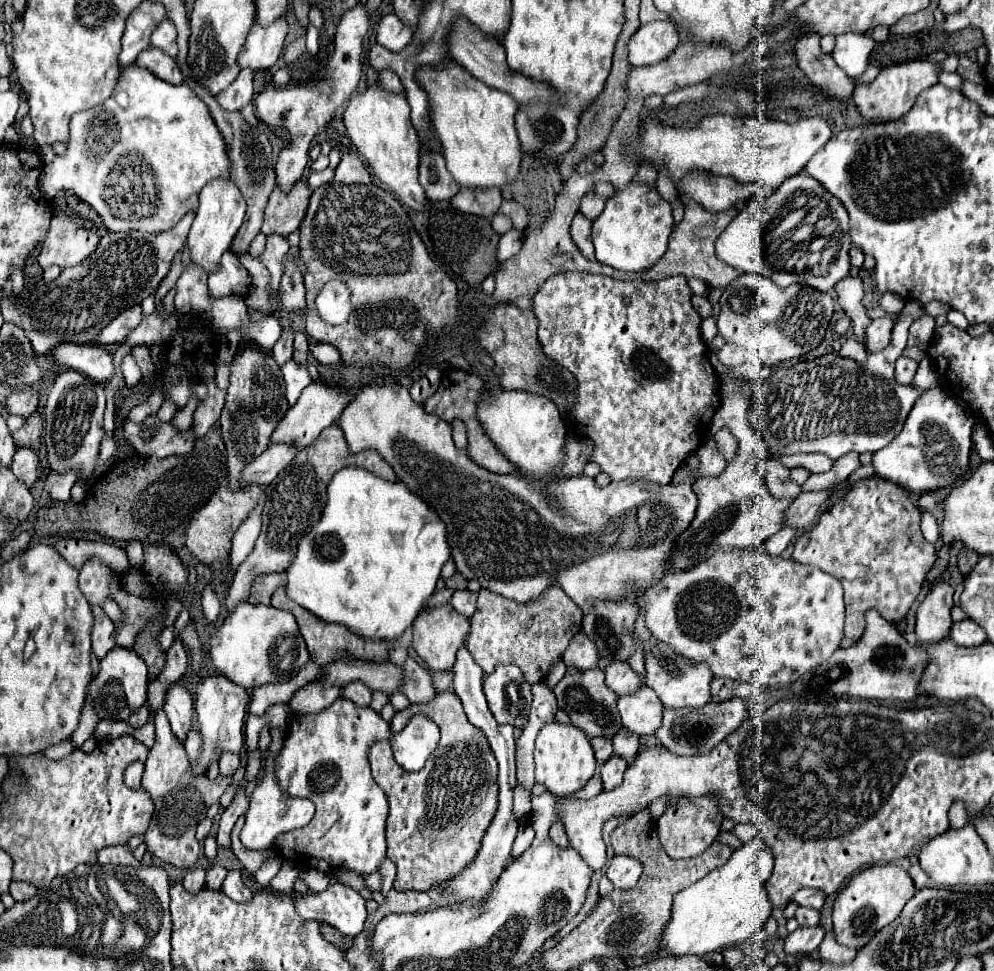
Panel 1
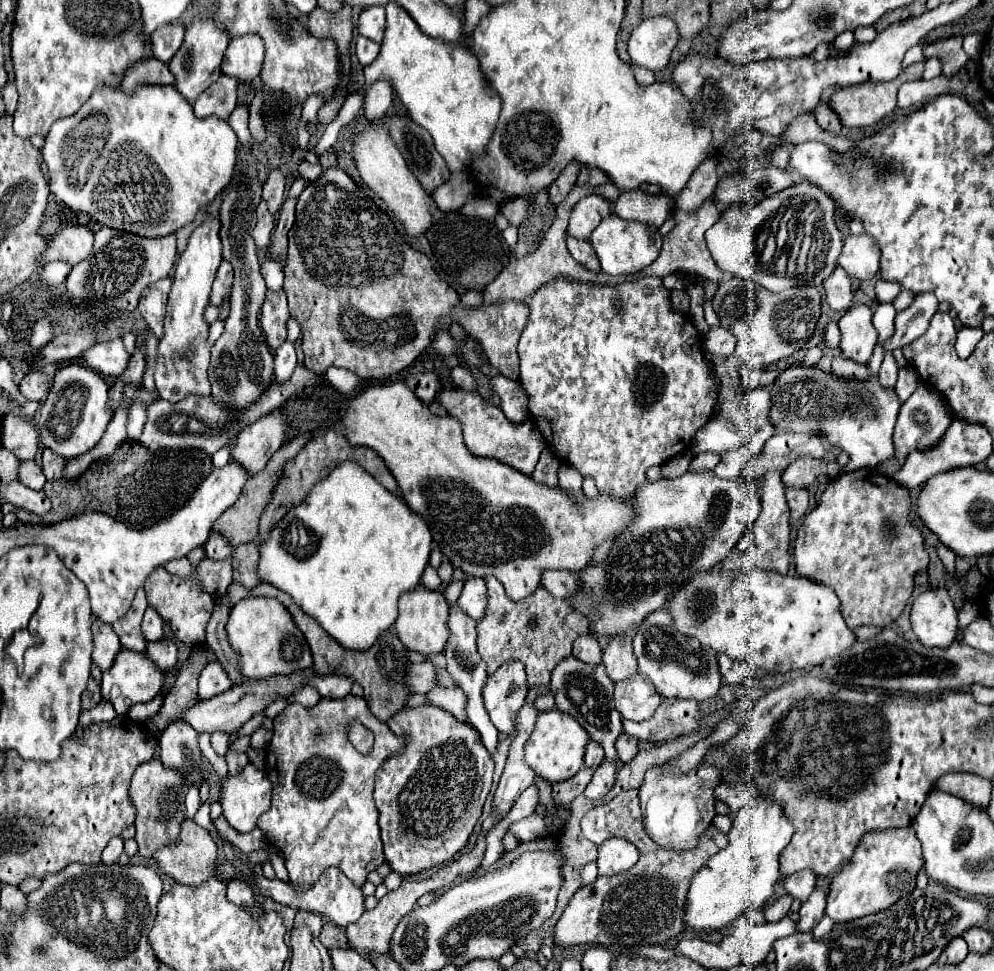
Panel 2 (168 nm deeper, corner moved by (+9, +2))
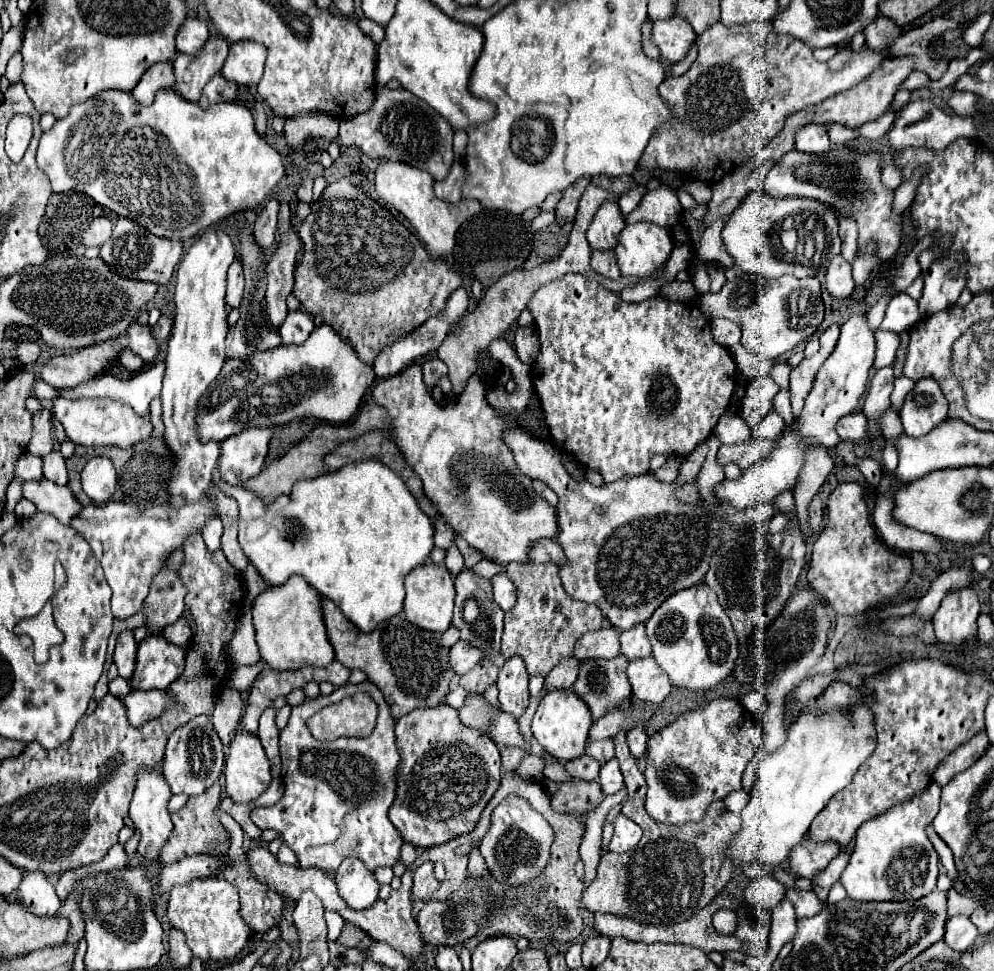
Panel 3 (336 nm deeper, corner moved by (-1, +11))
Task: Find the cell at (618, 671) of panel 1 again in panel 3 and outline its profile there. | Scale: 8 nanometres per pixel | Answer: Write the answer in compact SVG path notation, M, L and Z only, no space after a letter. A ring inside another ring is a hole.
M643 623L635 625L629 631L623 631L619 635L619 643L621 643L621 655L625 655L627 661L635 661L651 655L651 645L649 645Z

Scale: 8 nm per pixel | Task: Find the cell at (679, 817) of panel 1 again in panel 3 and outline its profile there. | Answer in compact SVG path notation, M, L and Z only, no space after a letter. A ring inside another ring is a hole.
M717 699L699 711L689 711L649 739L647 757L647 813L665 825L699 821L713 801L741 789L745 767L755 747L745 737L745 711L739 701Z

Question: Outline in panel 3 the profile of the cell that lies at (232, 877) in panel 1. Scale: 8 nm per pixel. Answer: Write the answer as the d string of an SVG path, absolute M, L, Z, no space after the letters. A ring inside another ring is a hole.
M239 861L231 869L223 873L223 877L239 889L241 897L241 917L249 923L249 927L257 933L269 931L281 919L283 901L267 885L259 883L249 871L247 863Z

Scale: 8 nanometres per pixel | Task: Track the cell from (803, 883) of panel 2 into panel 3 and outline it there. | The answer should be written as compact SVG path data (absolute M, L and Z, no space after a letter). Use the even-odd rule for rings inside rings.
M803 841L803 845L797 845L797 849L793 849L793 857L789 859L789 869L797 877L813 879L837 855L839 855L839 849L833 843L825 843L817 847L813 841Z

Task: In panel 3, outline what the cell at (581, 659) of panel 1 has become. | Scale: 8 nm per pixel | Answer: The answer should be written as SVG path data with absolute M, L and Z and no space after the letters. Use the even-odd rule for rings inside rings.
M603 627L585 633L575 645L575 659L613 659L619 655L619 631Z

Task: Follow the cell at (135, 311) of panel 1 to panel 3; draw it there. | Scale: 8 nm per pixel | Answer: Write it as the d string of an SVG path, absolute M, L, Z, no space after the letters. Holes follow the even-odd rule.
M21 343L17 347L17 359L23 363L23 365L29 365L29 363L35 363L41 355L41 347L37 343Z

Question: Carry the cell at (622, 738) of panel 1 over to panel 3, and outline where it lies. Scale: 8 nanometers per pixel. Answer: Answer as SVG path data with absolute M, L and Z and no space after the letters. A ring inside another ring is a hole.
M631 729L627 733L627 745L629 745L629 749L631 749L631 753L633 753L635 759L639 759L645 753L647 741L649 741L649 737L647 737L645 729Z

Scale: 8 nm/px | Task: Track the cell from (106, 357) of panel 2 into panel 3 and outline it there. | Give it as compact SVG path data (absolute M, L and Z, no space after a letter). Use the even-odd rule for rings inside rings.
M131 323L125 337L127 337L127 349L131 349L135 355L139 355L145 363L155 359L155 355L159 351L159 345L151 339L149 325L143 327L139 323Z

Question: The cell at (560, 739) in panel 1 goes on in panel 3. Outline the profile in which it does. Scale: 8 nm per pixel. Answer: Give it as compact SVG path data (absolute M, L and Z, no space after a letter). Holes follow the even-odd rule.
M573 689L547 691L547 695L541 699L539 709L533 717L533 735L535 735L537 743L557 761L573 761L573 759L585 755L591 725L593 725L591 711L585 705L585 701L581 701L573 693Z

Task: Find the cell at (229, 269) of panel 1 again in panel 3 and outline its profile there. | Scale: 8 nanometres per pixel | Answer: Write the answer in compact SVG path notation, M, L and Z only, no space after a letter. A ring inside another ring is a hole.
M235 259L227 271L227 305L229 307L239 307L243 297L243 269L241 269L241 261Z

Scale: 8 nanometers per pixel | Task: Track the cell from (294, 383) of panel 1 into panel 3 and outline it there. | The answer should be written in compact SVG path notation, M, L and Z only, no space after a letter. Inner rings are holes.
M299 309L295 313L289 311L289 317L283 321L279 329L279 335L283 339L283 345L301 345L305 343L305 339L313 329L315 329L313 317L309 317L309 313L305 313L303 309Z

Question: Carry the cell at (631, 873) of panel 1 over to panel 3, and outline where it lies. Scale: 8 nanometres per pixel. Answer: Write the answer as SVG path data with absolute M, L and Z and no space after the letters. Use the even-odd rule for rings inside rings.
M621 813L617 815L613 827L615 827L615 833L613 833L613 839L611 839L611 845L609 845L609 851L613 851L613 853L625 853L625 851L633 849L643 835L641 827L637 823L629 821Z

